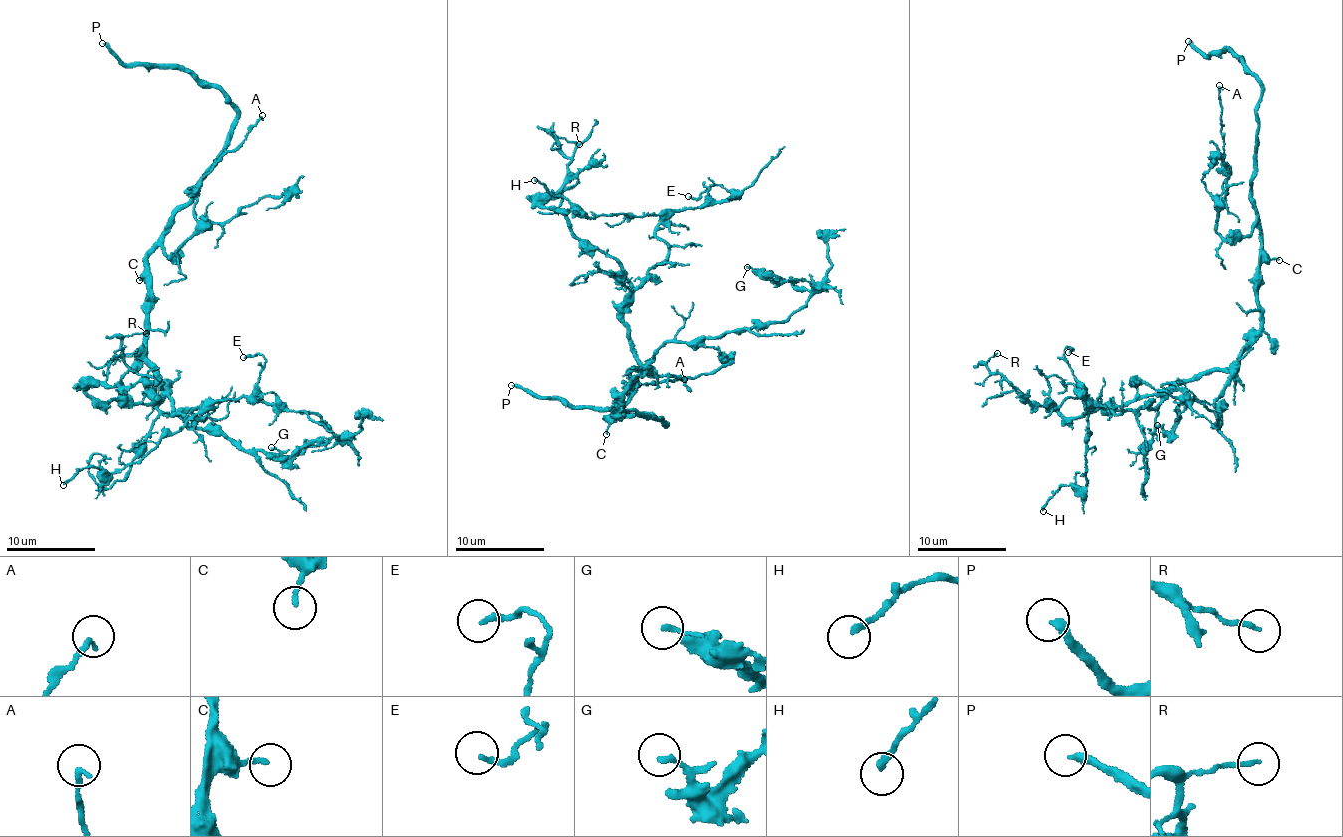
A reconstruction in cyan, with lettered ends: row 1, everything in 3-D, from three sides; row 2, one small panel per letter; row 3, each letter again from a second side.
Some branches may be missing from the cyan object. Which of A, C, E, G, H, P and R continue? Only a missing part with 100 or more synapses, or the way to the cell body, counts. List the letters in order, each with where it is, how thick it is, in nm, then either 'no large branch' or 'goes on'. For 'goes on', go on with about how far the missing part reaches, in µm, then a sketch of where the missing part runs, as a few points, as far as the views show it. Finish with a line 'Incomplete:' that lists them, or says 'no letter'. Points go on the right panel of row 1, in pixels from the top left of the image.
A: place (1219, 85); calibre 200 nm; no large branch
C: place (1279, 260); calibre 160 nm; no large branch
E: place (1068, 352); calibre 180 nm; no large branch
G: place (1157, 425); calibre 180 nm; no large branch
H: place (1043, 511); calibre 200 nm; no large branch
P: place (1188, 41); calibre 280 nm; goes on; missing 180 µm
R: place (997, 353); calibre 140 nm; no large branch
Incomplete: P

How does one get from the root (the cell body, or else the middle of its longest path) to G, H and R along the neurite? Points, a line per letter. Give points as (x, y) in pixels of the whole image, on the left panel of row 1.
G: (145, 341), (161, 391), (192, 427), (282, 456), (336, 441), (306, 441), (287, 458), (271, 447)
H: (145, 341), (162, 381), (155, 406), (201, 417), (198, 407), (109, 475), (82, 467), (63, 485)
R: (145, 341), (162, 399), (92, 398), (92, 385), (126, 371), (123, 338), (146, 333)

